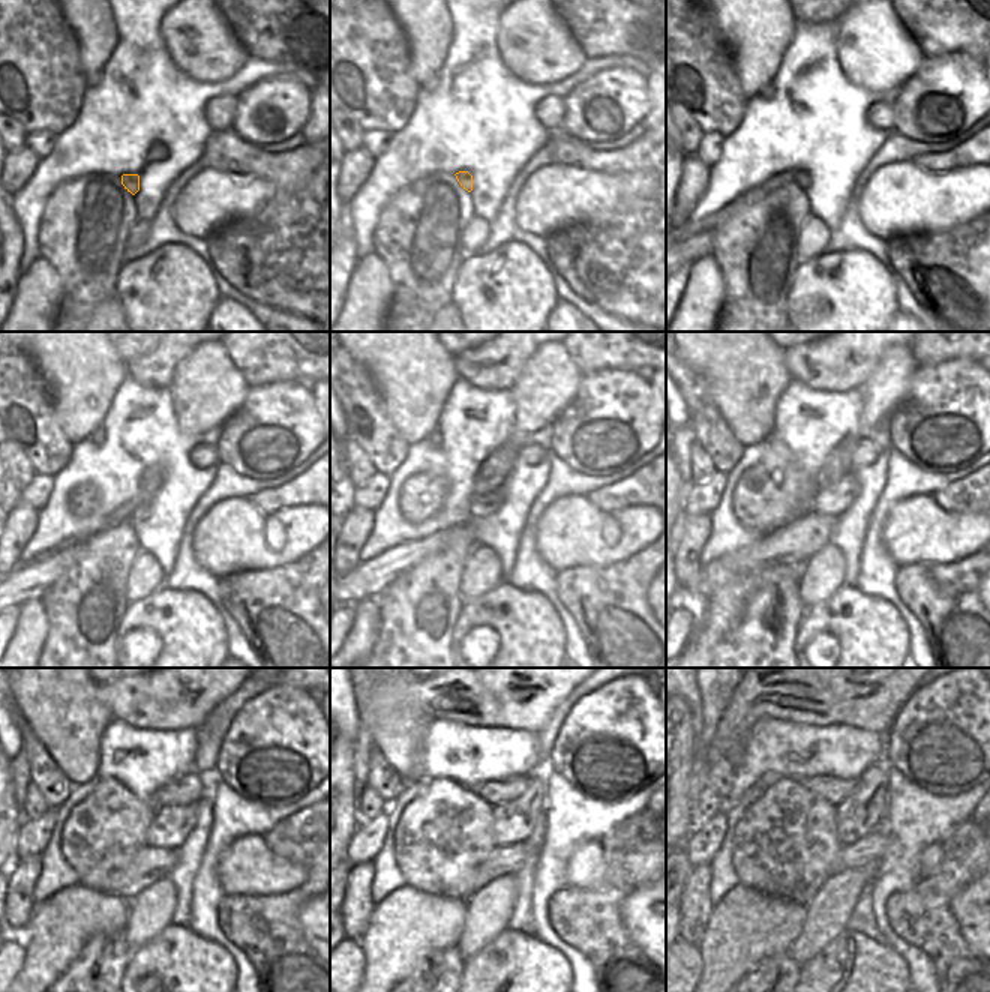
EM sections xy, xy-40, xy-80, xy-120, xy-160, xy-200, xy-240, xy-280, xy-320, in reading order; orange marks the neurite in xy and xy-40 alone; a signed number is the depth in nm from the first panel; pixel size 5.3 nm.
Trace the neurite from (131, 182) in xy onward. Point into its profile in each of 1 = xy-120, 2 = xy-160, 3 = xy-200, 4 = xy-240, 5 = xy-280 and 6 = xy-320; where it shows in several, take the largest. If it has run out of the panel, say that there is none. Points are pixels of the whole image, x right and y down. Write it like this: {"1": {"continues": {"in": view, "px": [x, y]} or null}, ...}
{"1": {"continues": {"in": "xy-120", "px": [141, 511]}}, "2": {"continues": {"in": "xy-160", "px": [483, 506]}}, "3": {"continues": {"in": "xy-200", "px": [836, 499]}}, "4": {"continues": {"in": "xy-240", "px": [170, 827]}}, "5": {"continues": {"in": "xy-280", "px": [513, 821]}}, "6": {"continues": {"in": "xy-320", "px": [864, 811]}}}

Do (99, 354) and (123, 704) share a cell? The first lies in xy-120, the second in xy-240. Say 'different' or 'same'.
different

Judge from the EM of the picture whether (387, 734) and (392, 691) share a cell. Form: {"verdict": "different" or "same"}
{"verdict": "same"}

